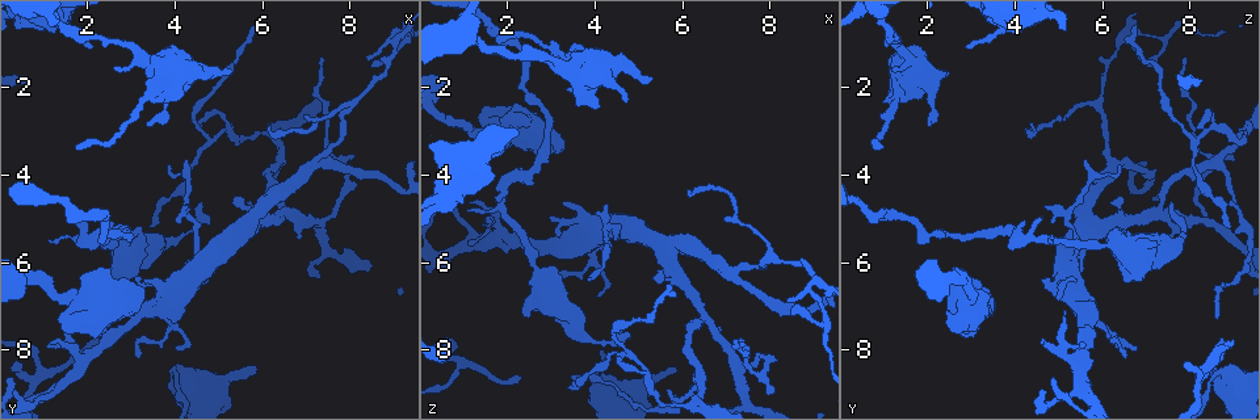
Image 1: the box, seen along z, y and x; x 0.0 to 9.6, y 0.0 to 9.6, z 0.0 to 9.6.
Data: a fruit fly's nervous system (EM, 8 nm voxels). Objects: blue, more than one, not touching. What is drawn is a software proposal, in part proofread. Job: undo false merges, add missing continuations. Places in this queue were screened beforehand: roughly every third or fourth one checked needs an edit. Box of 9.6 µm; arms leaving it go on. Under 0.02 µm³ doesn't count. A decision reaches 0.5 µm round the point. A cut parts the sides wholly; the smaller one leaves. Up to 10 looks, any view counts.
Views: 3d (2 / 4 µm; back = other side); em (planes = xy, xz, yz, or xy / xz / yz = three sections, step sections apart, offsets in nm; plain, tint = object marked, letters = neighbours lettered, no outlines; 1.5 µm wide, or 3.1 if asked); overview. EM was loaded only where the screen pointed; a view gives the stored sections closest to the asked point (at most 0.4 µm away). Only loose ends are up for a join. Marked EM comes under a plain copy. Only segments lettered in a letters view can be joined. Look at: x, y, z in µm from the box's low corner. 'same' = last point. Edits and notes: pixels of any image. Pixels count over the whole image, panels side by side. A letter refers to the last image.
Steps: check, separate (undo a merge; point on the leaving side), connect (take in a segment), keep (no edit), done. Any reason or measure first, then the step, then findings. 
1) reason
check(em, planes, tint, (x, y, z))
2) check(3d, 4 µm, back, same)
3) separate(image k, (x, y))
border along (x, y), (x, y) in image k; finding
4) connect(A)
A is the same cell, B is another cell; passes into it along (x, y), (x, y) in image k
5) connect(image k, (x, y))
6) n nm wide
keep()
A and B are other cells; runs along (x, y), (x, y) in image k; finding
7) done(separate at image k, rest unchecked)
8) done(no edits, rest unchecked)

sharp bend
check(em, planes, letters, (2.35, 5.40, 1.95))

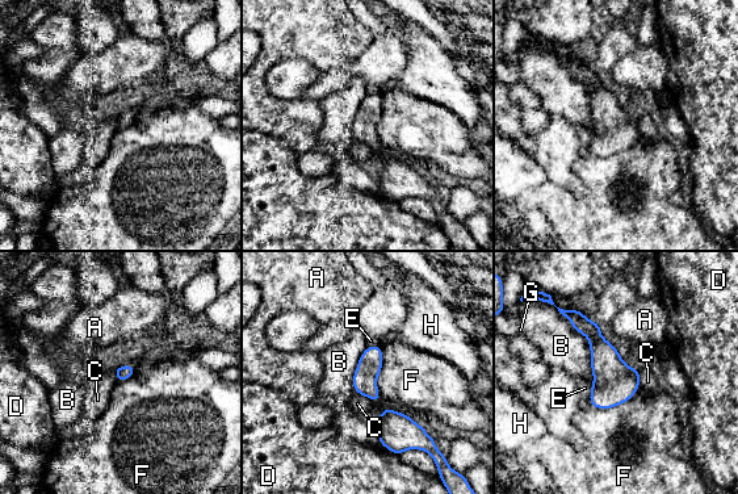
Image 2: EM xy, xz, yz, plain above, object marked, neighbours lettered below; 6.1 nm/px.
keep()
A, B, C, D, E, F, G and H are other cells; border along (381, 346), (376, 404) in image 2; continuous, no second neuron

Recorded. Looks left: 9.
narrows sharply
check(3d, 2 µm, (2.65, 5.65, 6.00))

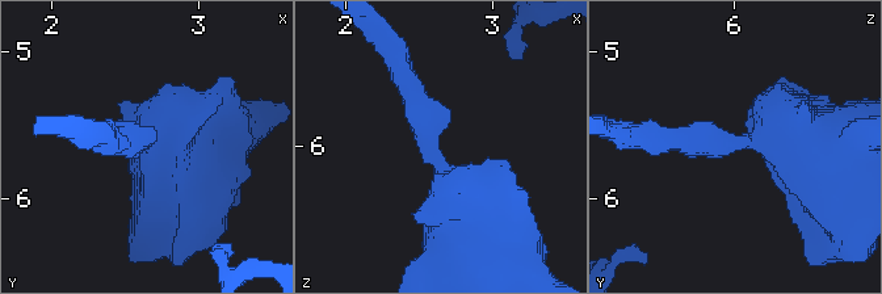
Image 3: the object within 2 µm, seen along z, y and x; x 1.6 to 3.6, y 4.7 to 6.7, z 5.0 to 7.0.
arms of 170, 650 nm; shape alone is not enough
check(em, xy, step 4, tint, (2.62, 5.60, 6.04))

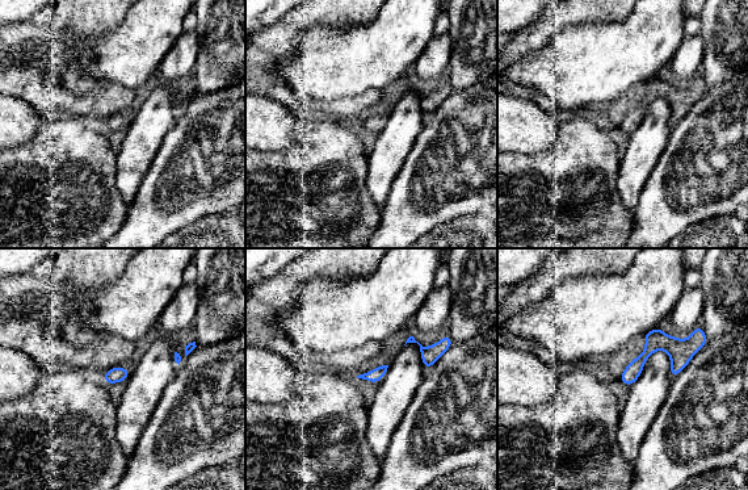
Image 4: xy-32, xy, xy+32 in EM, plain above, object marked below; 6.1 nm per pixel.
check(em, yz, step 8, letters, same)

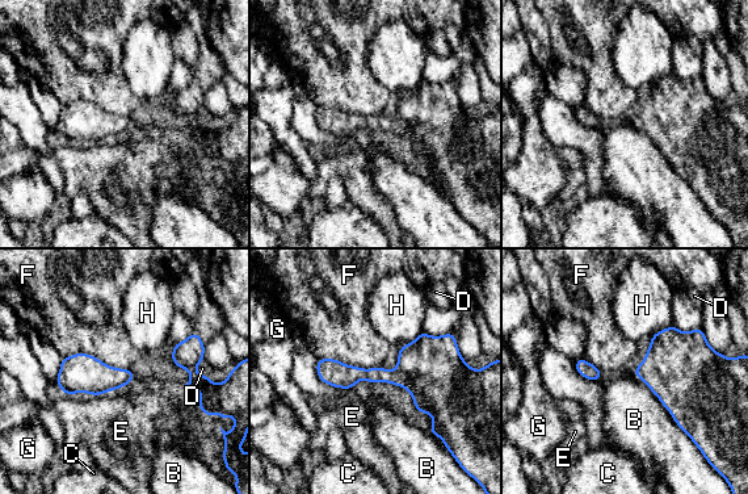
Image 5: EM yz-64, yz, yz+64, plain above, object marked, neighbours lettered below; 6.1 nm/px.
B touches over 550 nm
keep()
B, C, D, E, F, G and H are other cells; border along (63, 356), (91, 354), (130, 369) in image 5; all the same neuron

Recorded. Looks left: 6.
three arms meet
check(em, yz, step 8, tint, (7.10, 3.85, 6.20))

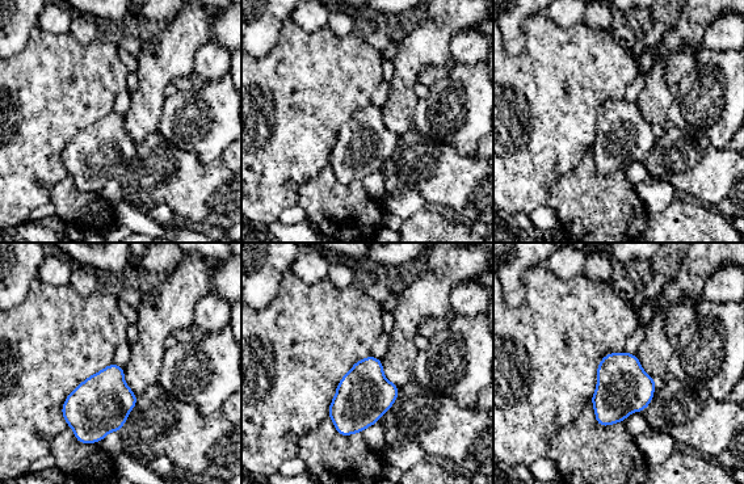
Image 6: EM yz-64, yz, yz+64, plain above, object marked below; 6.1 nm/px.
check(em, planes, letters, same)

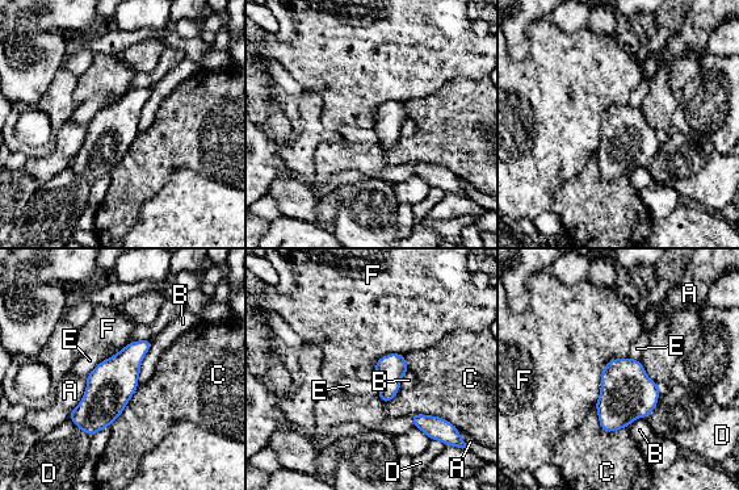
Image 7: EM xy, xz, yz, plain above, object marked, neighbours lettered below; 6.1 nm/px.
300 nm wide
keep()
A, B, C, D, E and F are other cells; border along (595, 406), (604, 431), (628, 427) in image 7; all the same neuron

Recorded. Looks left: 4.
free end
check(em, planes, letters, (5.35, 4.50, 6.30))

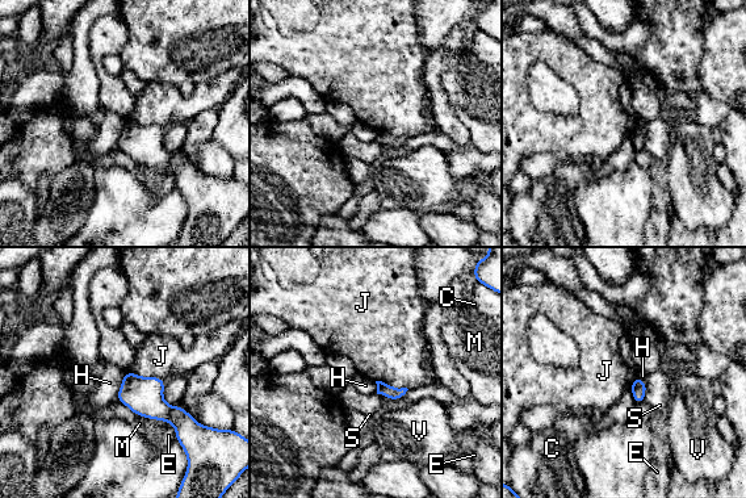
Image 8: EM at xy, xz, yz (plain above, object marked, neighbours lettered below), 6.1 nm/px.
keep()
C, E, H, J, M, S and V are other cells; border along (130, 371), (164, 380) in image 8; no lettered segment goes on from it

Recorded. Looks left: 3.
done(no edits, rest unchecked)

